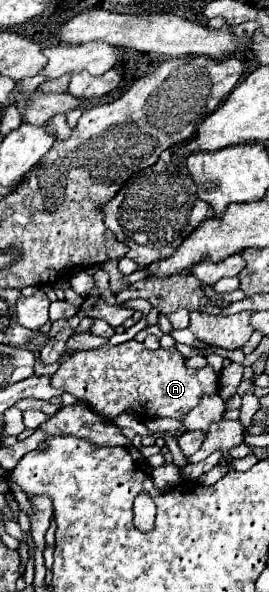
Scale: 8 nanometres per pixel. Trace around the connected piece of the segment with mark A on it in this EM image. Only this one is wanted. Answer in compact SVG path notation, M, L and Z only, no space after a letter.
M129 340L119 346L99 346L91 350L75 350L61 366L59 370L51 376L51 386L53 388L63 388L65 392L73 394L75 398L87 402L95 414L105 418L107 422L113 422L119 414L135 414L147 420L155 418L185 418L189 410L193 410L203 396L207 394L217 394L217 374L211 366L205 366L201 370L189 370L183 366L185 358L173 348L173 350L147 350L143 342Z

